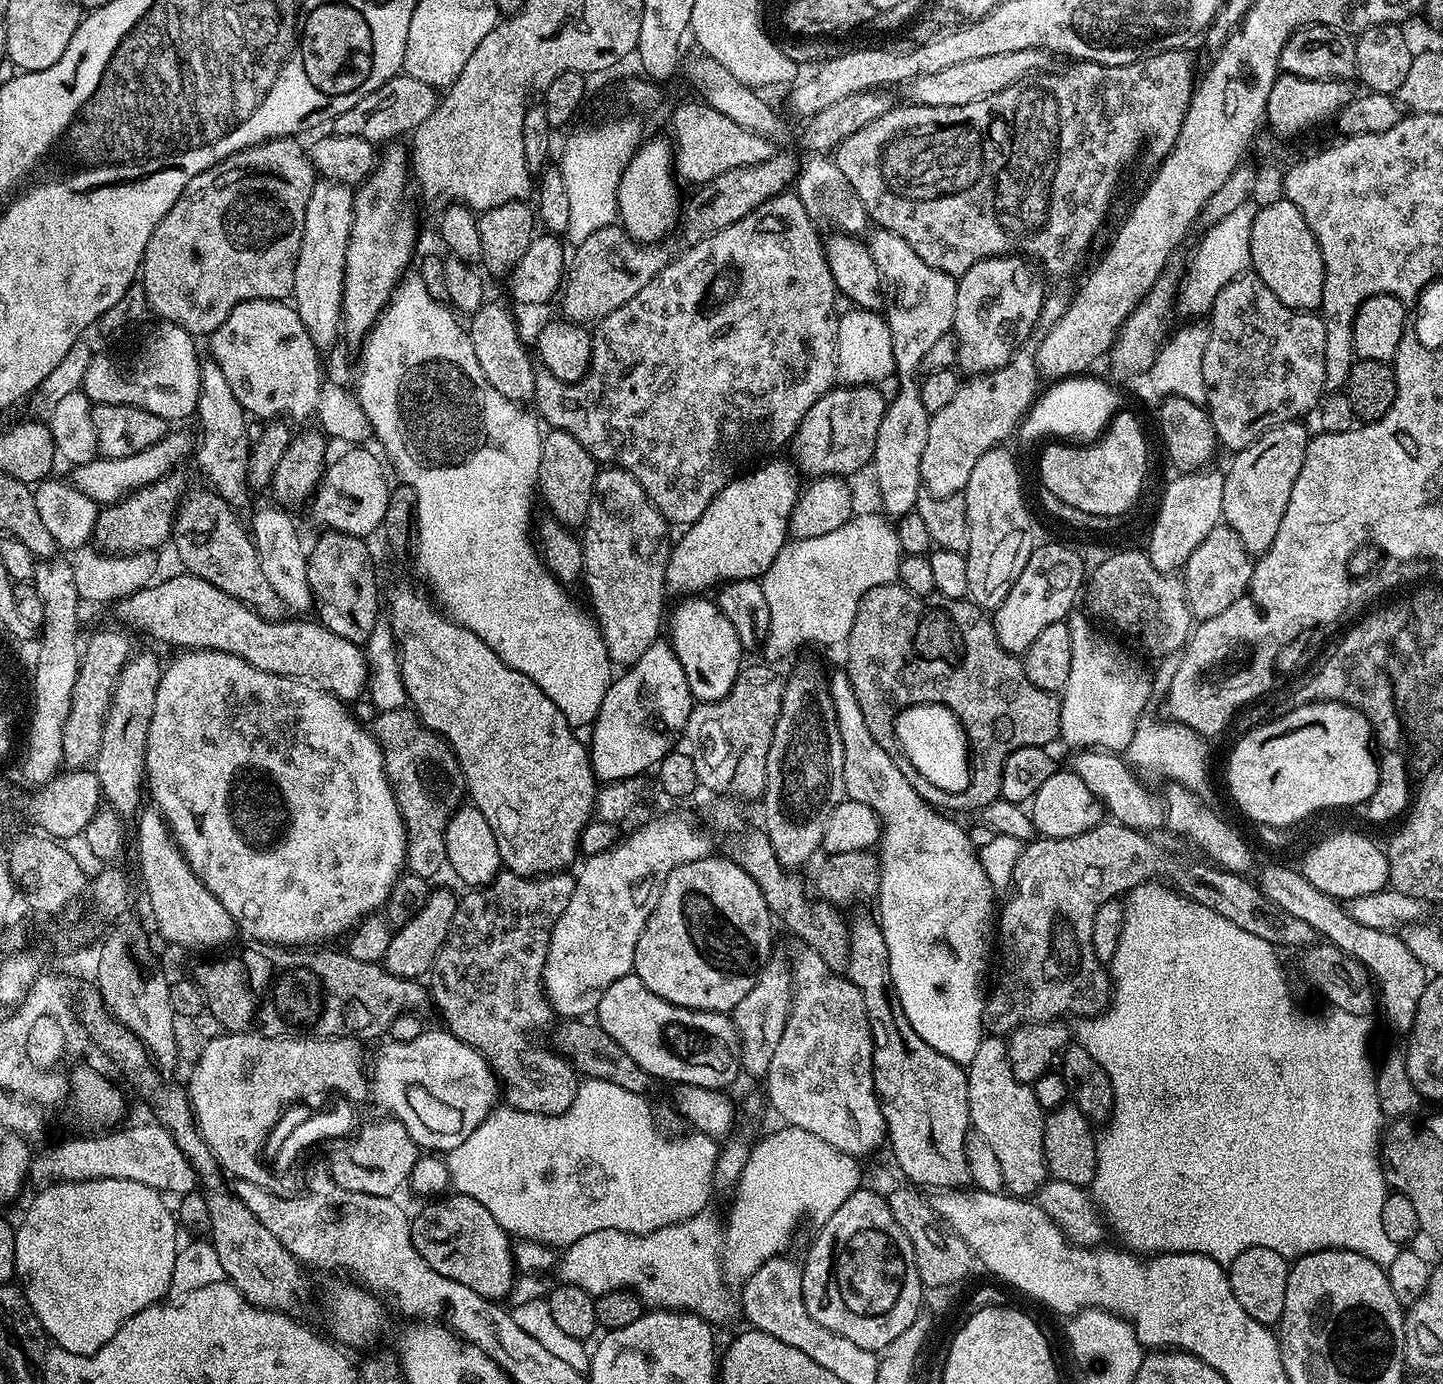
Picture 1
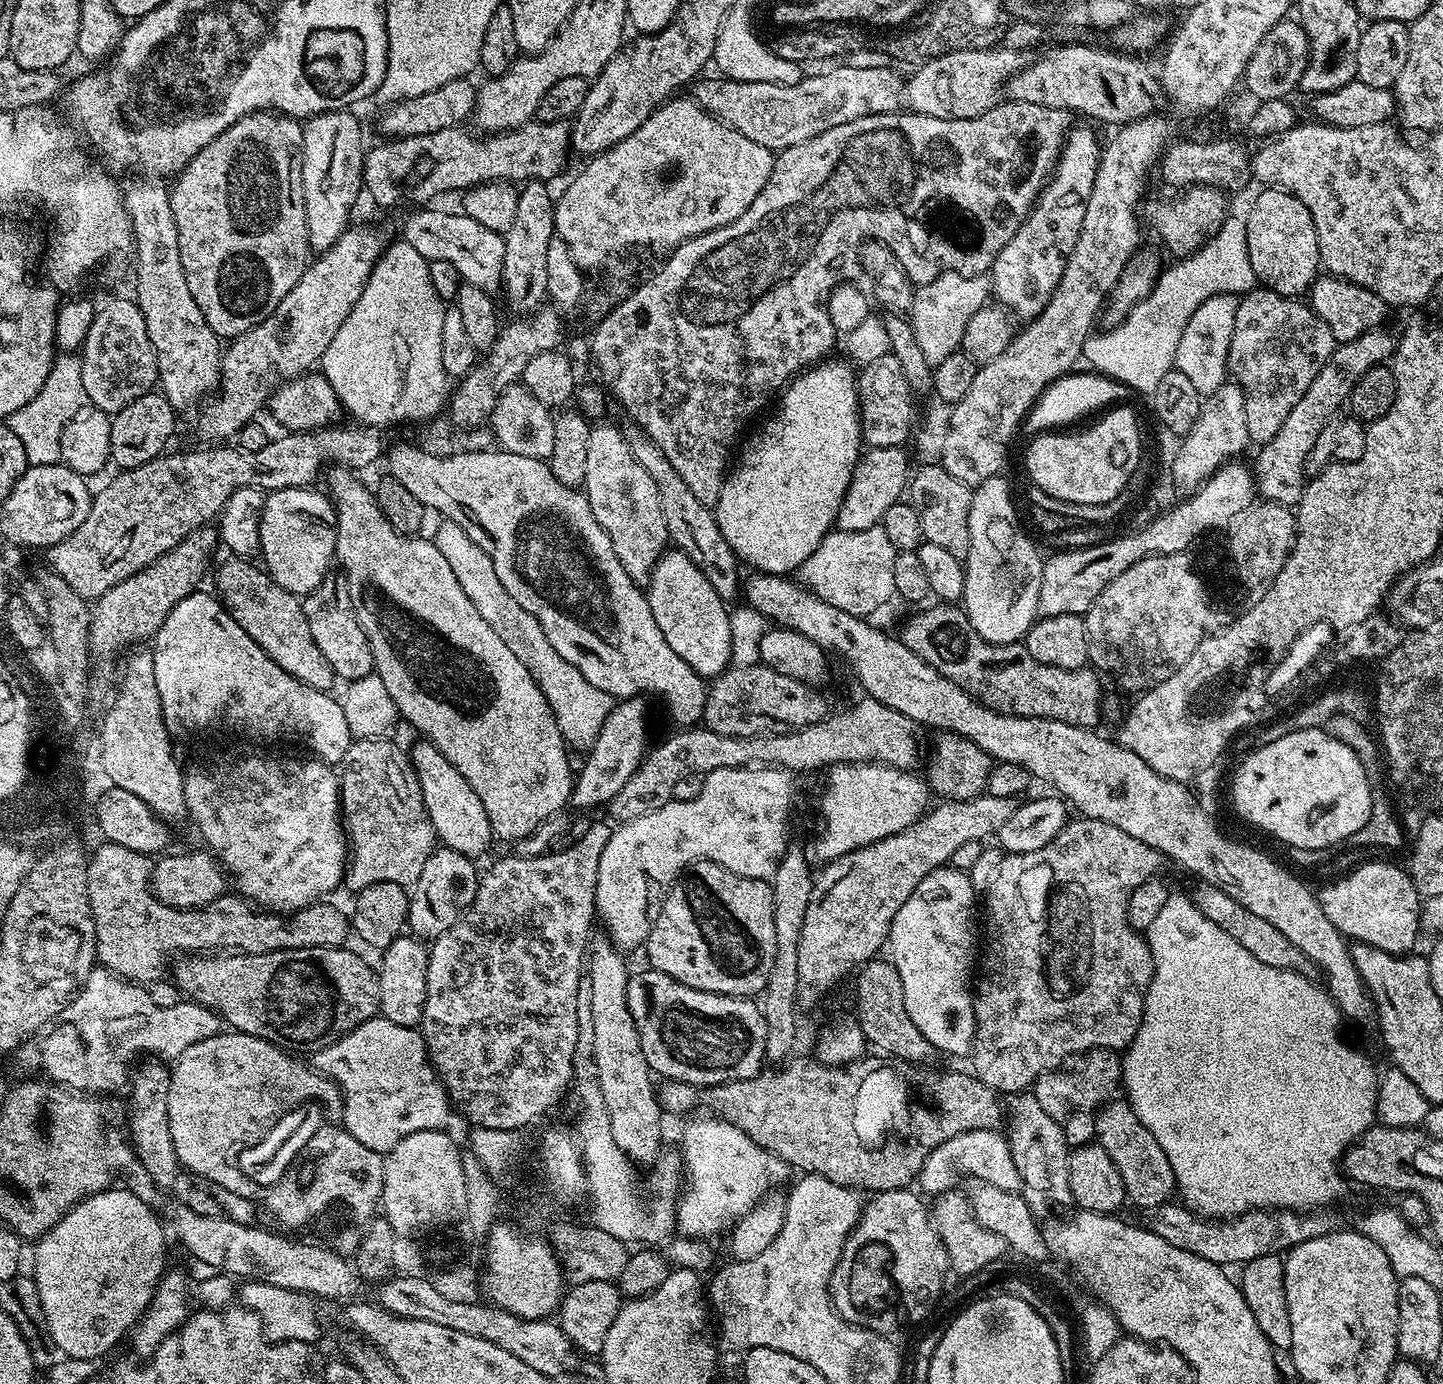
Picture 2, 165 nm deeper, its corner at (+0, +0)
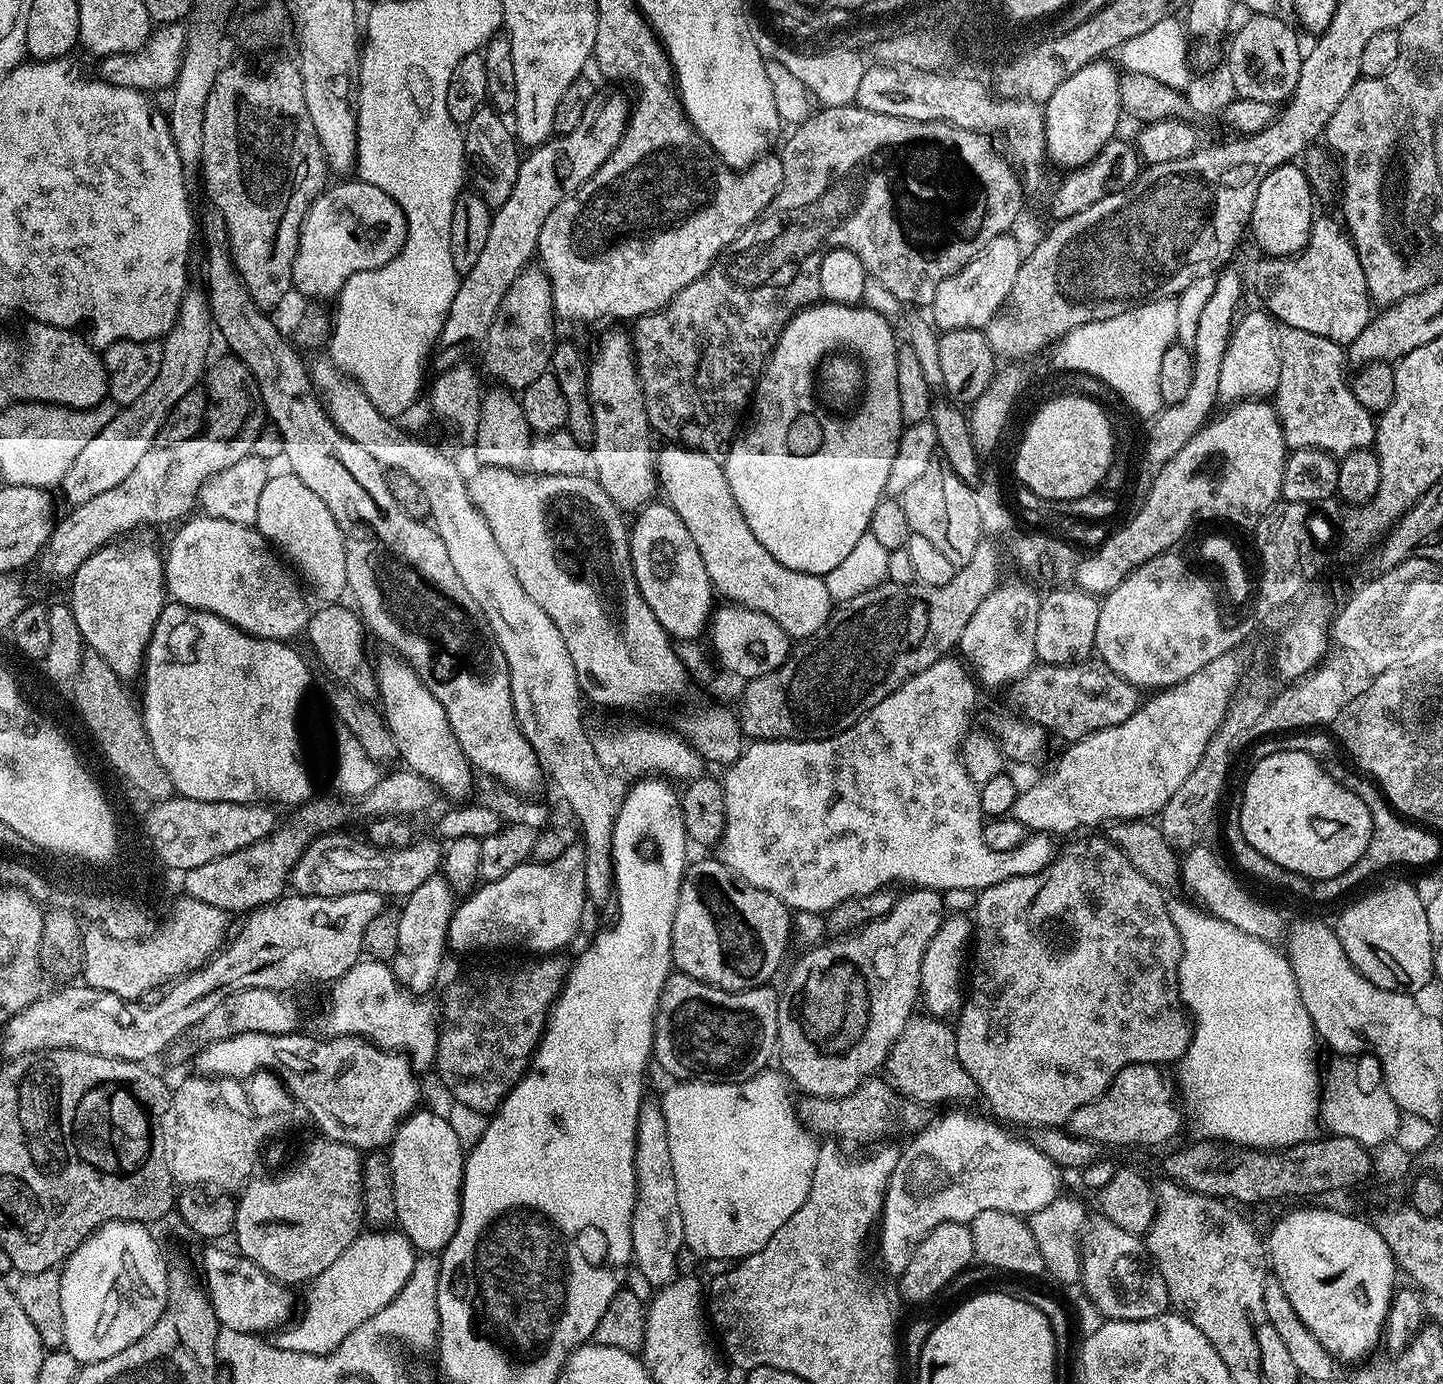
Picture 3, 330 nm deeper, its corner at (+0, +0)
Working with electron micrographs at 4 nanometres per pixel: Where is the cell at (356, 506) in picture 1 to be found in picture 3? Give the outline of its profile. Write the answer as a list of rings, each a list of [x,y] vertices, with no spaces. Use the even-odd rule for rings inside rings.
[[[284,470],[281,476],[269,475],[266,487],[258,498],[258,518],[254,527],[267,538],[269,544],[292,559],[291,567],[305,585],[308,583],[312,587],[313,594],[320,602],[339,601],[340,595],[348,592],[342,530],[338,530],[334,514],[326,510],[326,502],[322,502],[322,498],[318,498],[318,494],[314,494],[314,490],[310,490],[302,478],[290,470]]]

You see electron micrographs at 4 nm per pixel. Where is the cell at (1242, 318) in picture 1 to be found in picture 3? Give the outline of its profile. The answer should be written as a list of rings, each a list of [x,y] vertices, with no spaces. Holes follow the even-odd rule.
[[[1284,328],[1283,331],[1279,333],[1278,343],[1280,345],[1282,374],[1280,375],[1280,381],[1274,393],[1274,407],[1280,419],[1282,430],[1284,431],[1285,445],[1292,450],[1298,448],[1317,448],[1323,452],[1329,452],[1329,454],[1337,458],[1349,456],[1351,452],[1357,452],[1359,448],[1371,449],[1376,443],[1377,421],[1374,419],[1373,413],[1368,412],[1366,406],[1362,406],[1362,402],[1358,402],[1358,398],[1354,398],[1349,373],[1344,373],[1344,368],[1346,369],[1345,349],[1339,344],[1330,342],[1330,338],[1318,338],[1318,334],[1306,334],[1306,330],[1294,330],[1293,328]]]

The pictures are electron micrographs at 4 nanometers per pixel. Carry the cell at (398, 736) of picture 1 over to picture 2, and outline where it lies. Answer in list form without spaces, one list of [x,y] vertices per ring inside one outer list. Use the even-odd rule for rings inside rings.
[[[380,738],[353,739],[339,773],[342,816],[350,845],[344,884],[352,894],[374,882],[415,885],[422,866],[426,866],[426,858],[438,847],[436,831],[428,817],[420,780],[409,753],[384,743],[388,742]]]

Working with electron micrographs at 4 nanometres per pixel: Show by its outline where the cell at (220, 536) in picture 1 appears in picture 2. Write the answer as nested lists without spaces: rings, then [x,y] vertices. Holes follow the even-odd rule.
[[[228,558],[228,561],[216,572],[216,588],[219,599],[225,608],[232,613],[234,622],[266,650],[266,654],[286,674],[298,678],[303,684],[317,688],[323,692],[333,686],[334,673],[330,662],[322,658],[322,650],[318,650],[318,642],[310,638],[310,625],[306,622],[304,605],[301,597],[290,594],[282,586],[272,581],[267,571],[258,569],[244,558]]]

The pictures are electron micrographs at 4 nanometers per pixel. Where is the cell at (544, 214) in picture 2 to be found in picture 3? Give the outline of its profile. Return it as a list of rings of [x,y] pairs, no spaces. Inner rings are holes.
[[[527,266],[514,278],[510,290],[506,290],[488,337],[482,341],[484,368],[496,379],[497,385],[508,390],[523,390],[534,378],[549,371],[552,351],[558,343],[552,320],[554,309],[548,276],[538,266]]]

